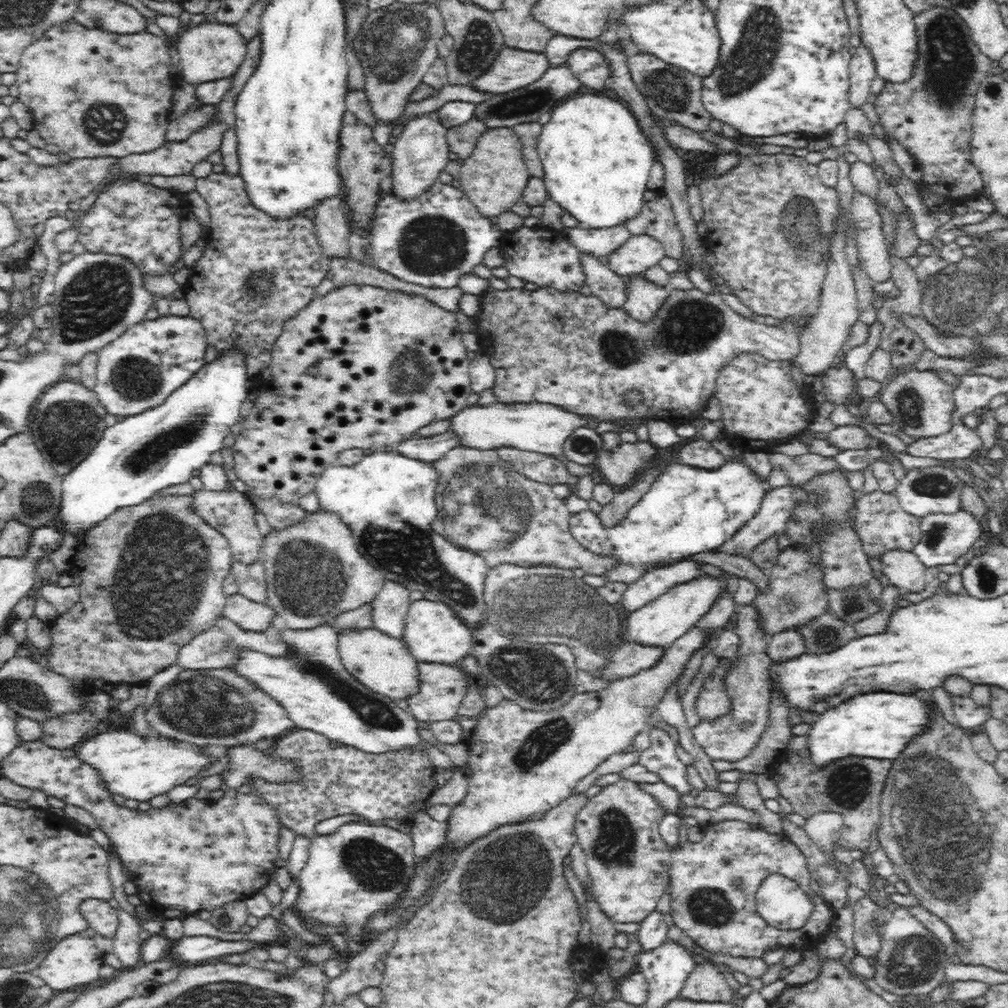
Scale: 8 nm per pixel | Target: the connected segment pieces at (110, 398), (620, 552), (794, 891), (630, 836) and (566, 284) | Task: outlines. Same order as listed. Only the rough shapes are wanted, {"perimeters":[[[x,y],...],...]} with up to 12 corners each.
{"perimeters":[[[198,320],[144,321],[96,353],[119,419],[162,404],[206,364]],[[744,462],[668,466],[615,525],[571,535],[629,587],[723,545],[767,481]],[[771,875],[755,896],[758,914],[799,929],[813,904],[794,881]],[[618,780],[576,816],[594,900],[644,920],[671,882],[667,816]],[[522,226],[500,242],[510,276],[580,291],[579,250],[554,230]]]}

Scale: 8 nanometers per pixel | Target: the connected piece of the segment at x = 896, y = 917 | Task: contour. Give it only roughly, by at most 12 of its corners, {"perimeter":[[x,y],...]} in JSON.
{"perimeter":[[909,909],[889,913],[878,986],[898,996],[943,981],[946,945]]}

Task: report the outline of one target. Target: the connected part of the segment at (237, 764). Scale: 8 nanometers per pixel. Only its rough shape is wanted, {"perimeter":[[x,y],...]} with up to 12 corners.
{"perimeter":[[252,745],[229,748],[230,789],[252,777],[297,781],[298,768]]}

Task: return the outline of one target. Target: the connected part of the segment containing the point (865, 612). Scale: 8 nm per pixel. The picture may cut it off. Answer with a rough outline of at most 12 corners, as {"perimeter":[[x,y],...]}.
{"perimeter":[[866,585],[826,587],[829,612],[852,625],[882,612]]}

